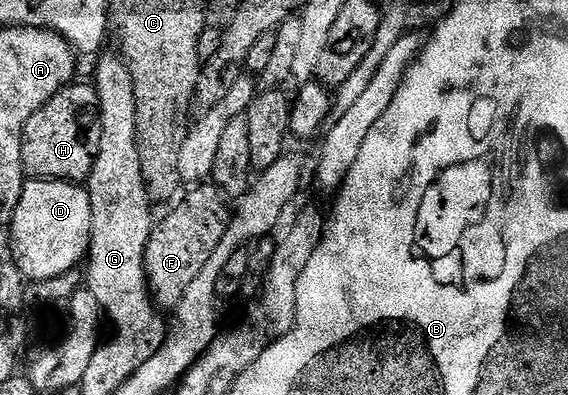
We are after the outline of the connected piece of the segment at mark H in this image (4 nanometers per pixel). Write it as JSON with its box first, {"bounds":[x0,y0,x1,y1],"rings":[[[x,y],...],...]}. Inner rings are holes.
{"bounds":[22,83,97,182],"rings":[[[69,83],[59,89],[26,123],[22,131],[22,167],[24,176],[37,181],[87,182],[96,158],[97,134],[80,122],[84,109],[95,110],[96,91],[91,84]]]}

